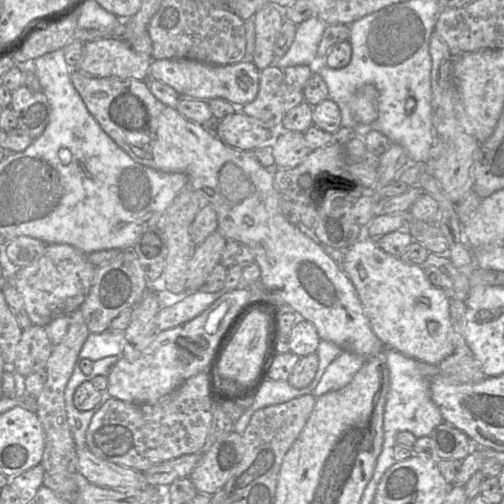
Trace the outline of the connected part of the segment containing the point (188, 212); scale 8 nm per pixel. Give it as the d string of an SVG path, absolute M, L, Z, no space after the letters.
M188 184L174 198L157 223L157 227L163 232L167 244L167 255L163 273L160 277L164 278L166 289L173 293L193 293L186 292L186 273L197 246L190 237L189 226L196 214L208 204L208 194L202 190L194 190Z

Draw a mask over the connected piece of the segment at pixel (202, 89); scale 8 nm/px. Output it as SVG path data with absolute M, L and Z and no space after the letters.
M161 59L151 62L149 77L172 87L181 97L205 101L223 98L232 104L244 106L257 97L260 70L249 60L228 65L214 65L191 59Z

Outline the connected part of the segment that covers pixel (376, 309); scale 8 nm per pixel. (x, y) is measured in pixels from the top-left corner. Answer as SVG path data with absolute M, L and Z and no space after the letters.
M359 239L344 252L342 270L353 284L373 333L387 347L429 365L439 365L453 353L450 339L450 300L434 286L419 265L404 263L384 252L376 239Z

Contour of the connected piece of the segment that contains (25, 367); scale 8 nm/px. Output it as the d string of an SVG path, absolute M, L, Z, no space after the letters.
M31 325L23 330L15 361L9 367L26 377L39 369L45 369L53 349L54 346L47 335L45 326Z

